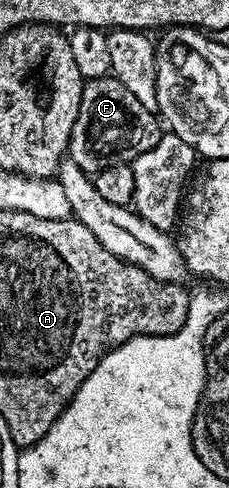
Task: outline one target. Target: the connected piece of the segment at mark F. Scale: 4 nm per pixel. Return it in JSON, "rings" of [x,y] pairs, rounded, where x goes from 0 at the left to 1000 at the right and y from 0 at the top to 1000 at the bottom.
{"rings":[[[380,162],[358,172],[349,232],[314,264],[297,326],[358,350],[424,355],[498,336],[546,336],[572,322],[686,297],[699,283],[699,244],[668,225],[633,221],[524,164]]]}

